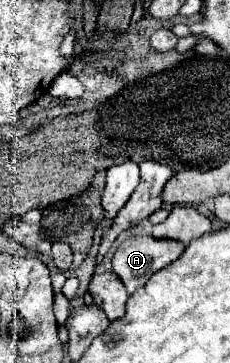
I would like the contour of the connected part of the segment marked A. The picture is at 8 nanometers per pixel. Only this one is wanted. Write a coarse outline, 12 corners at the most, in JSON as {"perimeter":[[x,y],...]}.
{"perimeter":[[133,236],[113,254],[129,294],[183,254],[175,240]]}

